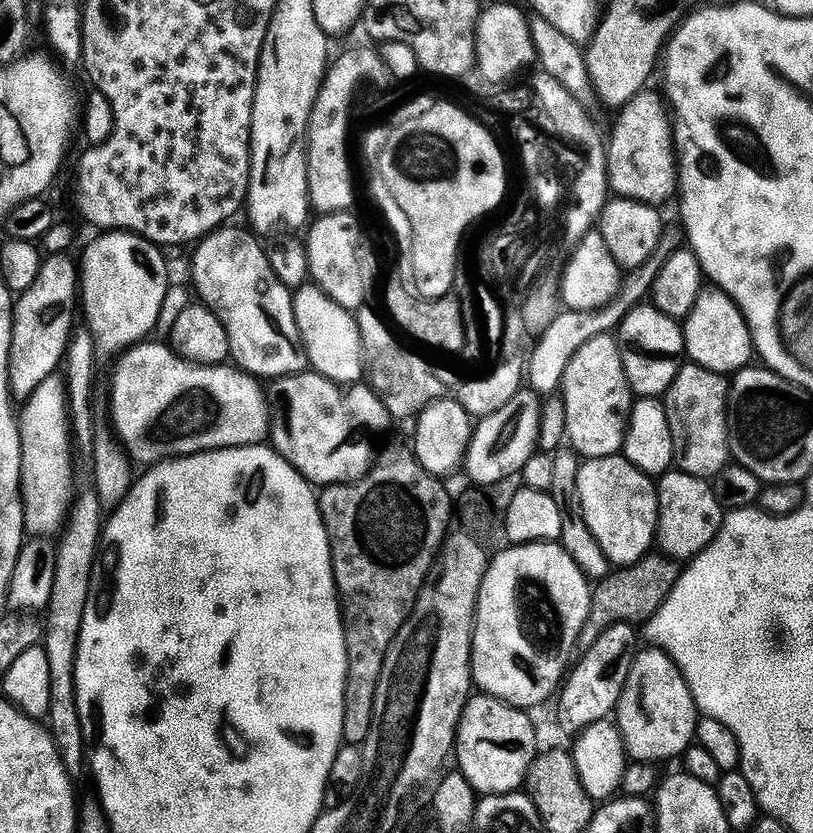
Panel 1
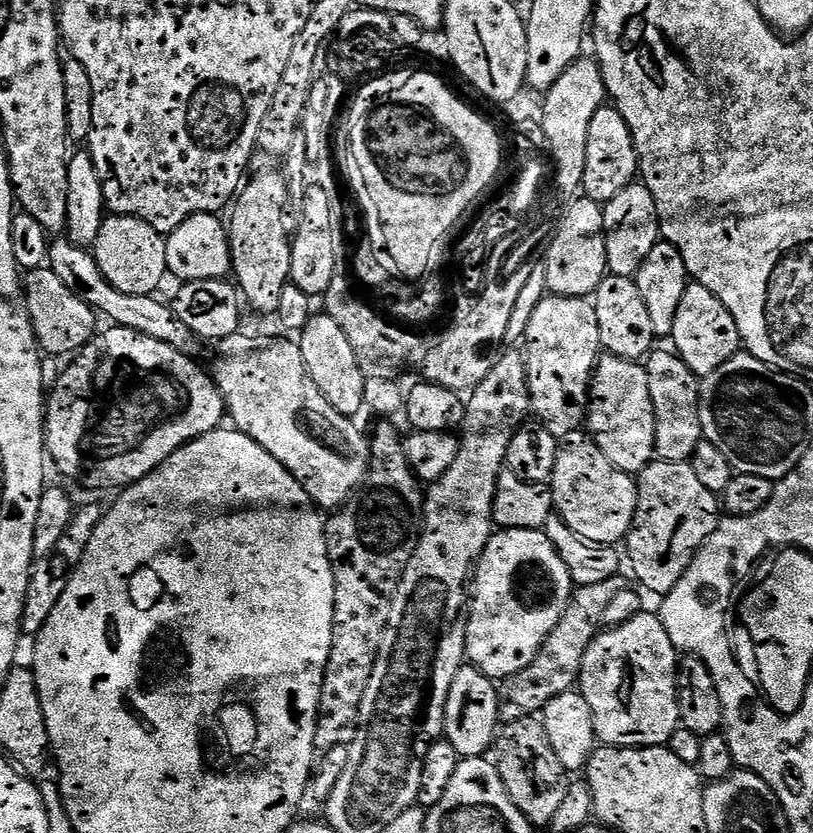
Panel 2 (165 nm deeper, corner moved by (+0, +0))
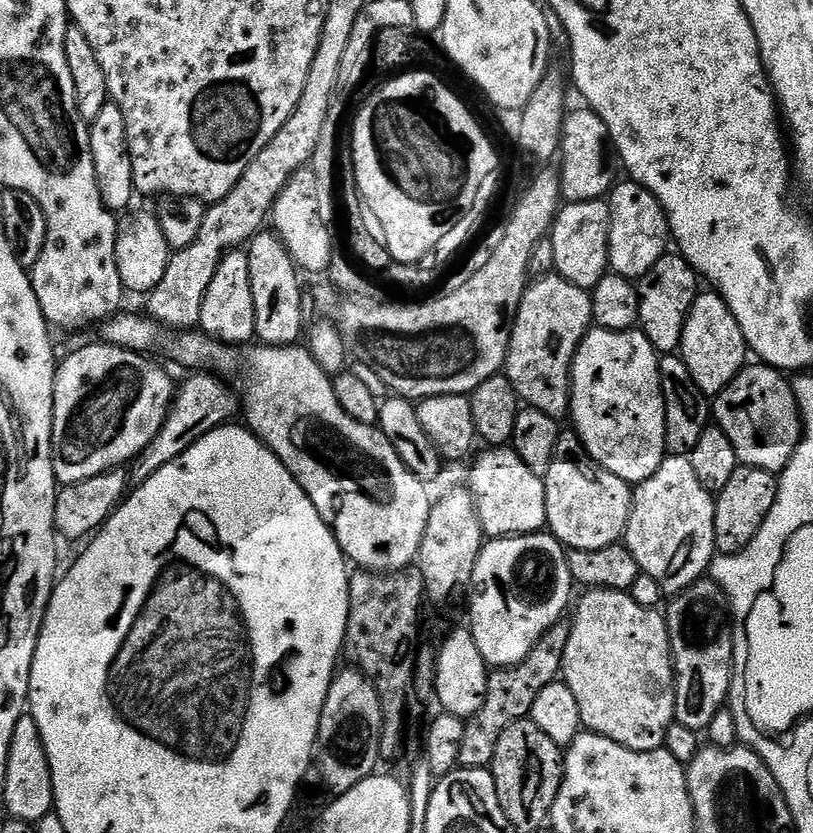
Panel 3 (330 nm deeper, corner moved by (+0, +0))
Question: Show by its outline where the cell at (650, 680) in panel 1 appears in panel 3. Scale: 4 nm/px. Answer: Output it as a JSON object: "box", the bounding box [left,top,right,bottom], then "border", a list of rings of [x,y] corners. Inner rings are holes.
{"box":[562,588,676,752],"border":[[[593,588],[583,593],[580,605],[576,608],[576,617],[570,620],[570,642],[566,642],[566,654],[564,655],[564,667],[562,669],[563,683],[568,685],[570,694],[574,694],[574,702],[578,702],[578,714],[580,723],[589,732],[596,732],[599,736],[610,738],[630,750],[639,752],[655,752],[665,747],[667,730],[676,719],[676,671],[672,665],[672,647],[668,637],[668,621],[663,615],[659,616],[656,608],[643,608],[634,602],[634,598],[628,592],[615,592],[609,588]]]}

